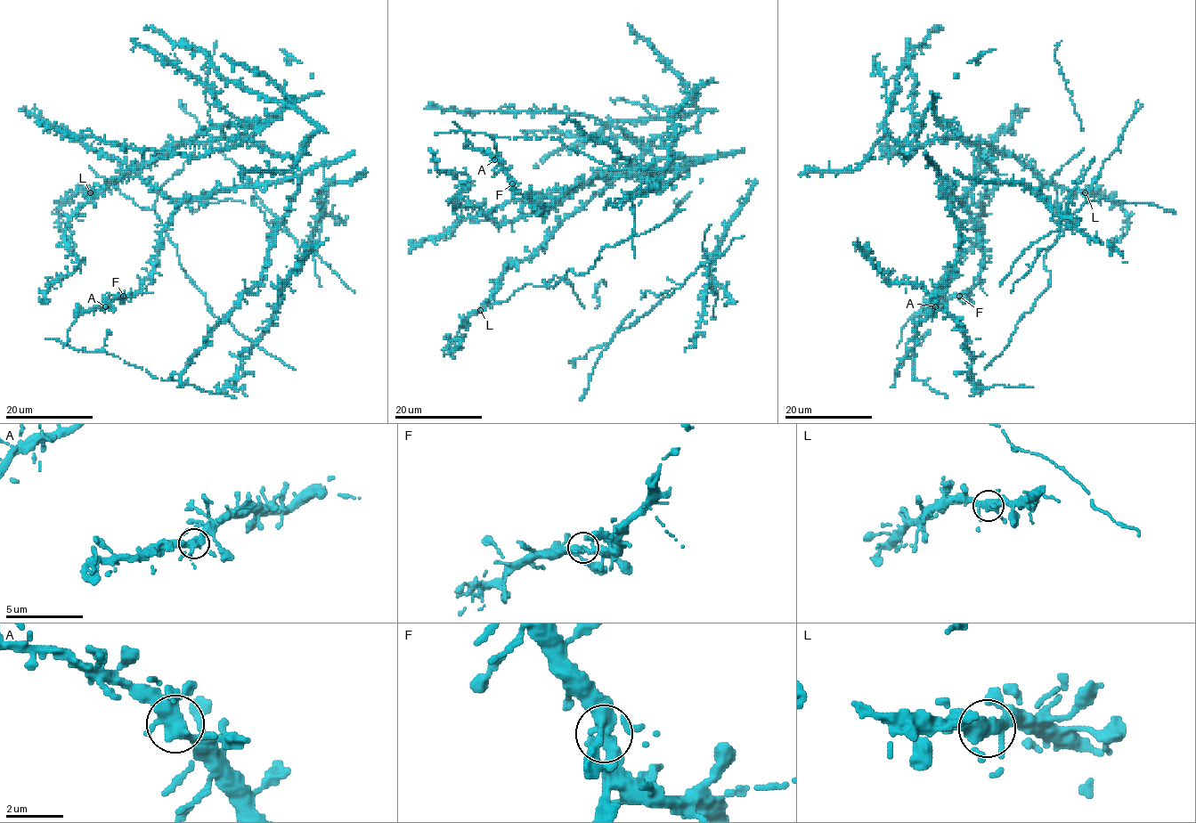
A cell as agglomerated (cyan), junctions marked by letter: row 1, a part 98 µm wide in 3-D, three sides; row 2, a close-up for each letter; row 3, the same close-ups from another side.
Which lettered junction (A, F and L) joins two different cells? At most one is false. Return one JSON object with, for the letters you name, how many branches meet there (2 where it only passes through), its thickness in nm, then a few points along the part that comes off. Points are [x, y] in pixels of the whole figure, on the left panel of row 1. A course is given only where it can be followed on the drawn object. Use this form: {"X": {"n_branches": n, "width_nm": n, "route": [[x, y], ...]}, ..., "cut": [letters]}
{"cut": []}

